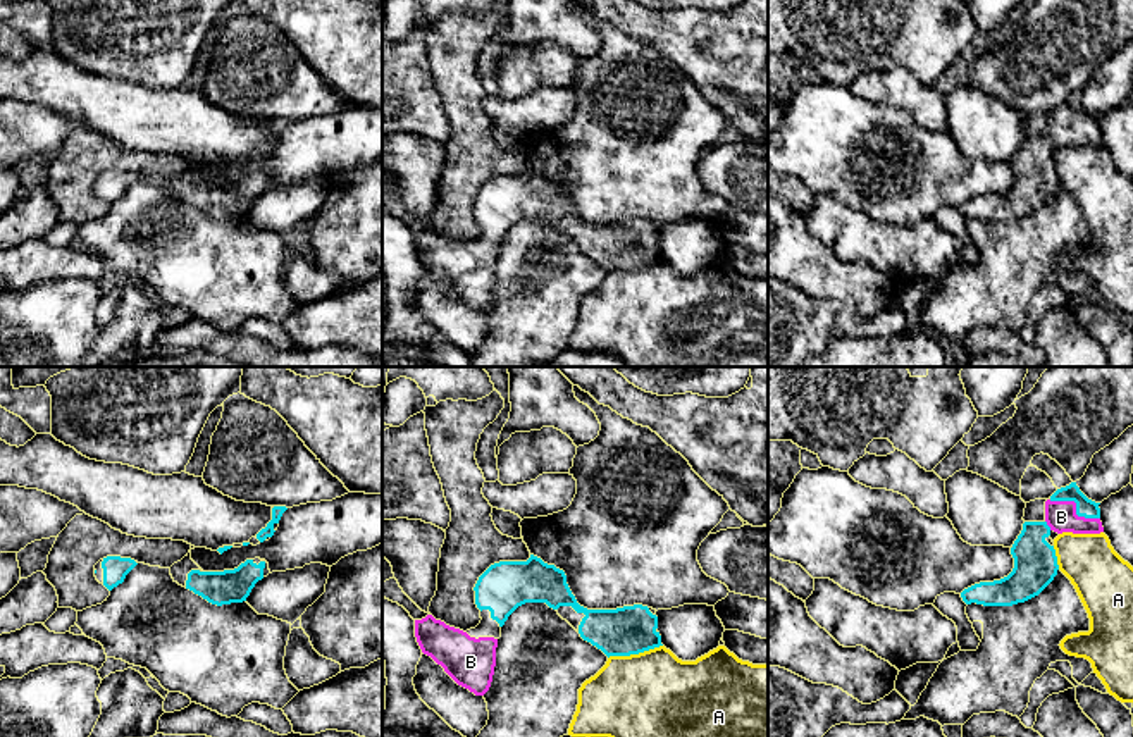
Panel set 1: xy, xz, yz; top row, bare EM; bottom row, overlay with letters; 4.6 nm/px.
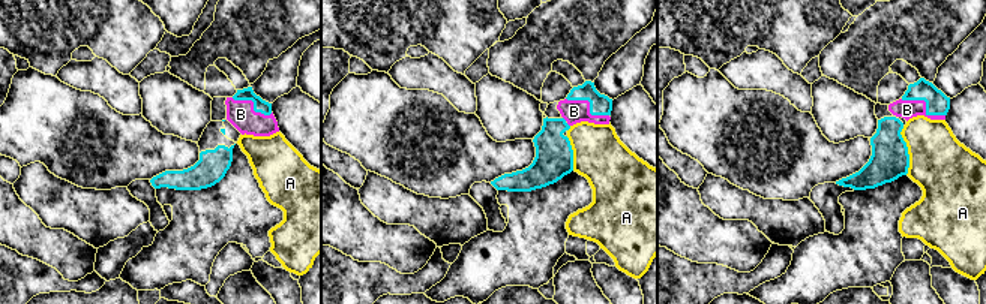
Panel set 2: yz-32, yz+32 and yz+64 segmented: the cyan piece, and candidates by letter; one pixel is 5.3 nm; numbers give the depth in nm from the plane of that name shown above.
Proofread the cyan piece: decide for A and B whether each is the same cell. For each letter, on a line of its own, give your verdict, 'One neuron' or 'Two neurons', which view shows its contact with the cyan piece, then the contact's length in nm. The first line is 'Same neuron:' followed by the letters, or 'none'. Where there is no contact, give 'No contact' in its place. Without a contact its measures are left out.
Same neuron: B
A: Two neurons. Touches cyan in xz. Shared border 260 nm
B: One neuron. Touches cyan in yz. Shared border 260 nm

